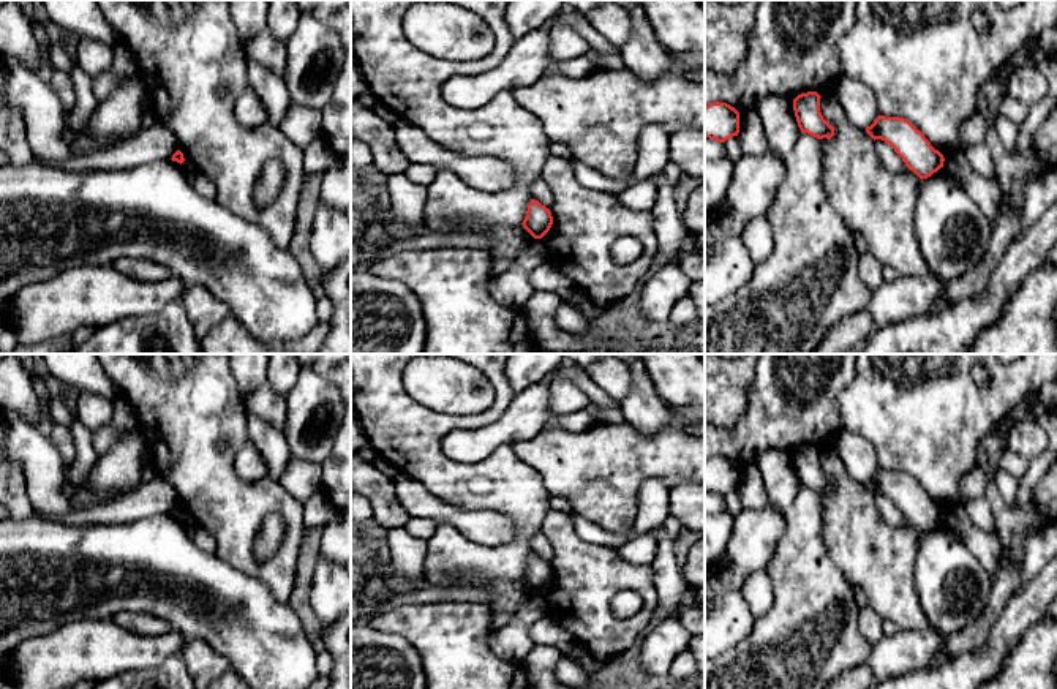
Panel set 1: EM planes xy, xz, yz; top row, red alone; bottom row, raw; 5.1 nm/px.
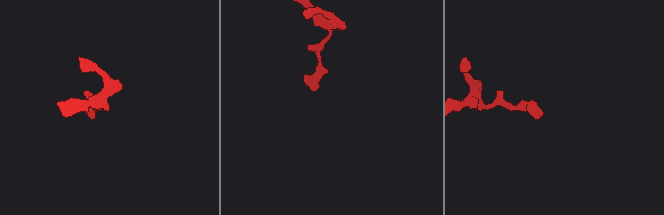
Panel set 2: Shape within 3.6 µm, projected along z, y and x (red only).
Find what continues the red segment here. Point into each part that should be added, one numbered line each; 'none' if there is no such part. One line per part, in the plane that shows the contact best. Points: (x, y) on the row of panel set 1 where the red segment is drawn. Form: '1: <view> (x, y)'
none

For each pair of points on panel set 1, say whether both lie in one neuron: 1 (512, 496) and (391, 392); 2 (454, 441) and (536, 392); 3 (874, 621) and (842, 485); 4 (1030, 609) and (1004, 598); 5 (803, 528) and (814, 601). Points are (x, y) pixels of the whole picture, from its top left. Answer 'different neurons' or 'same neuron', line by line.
1: same neuron
2: same neuron
3: different neurons
4: different neurons
5: same neuron

